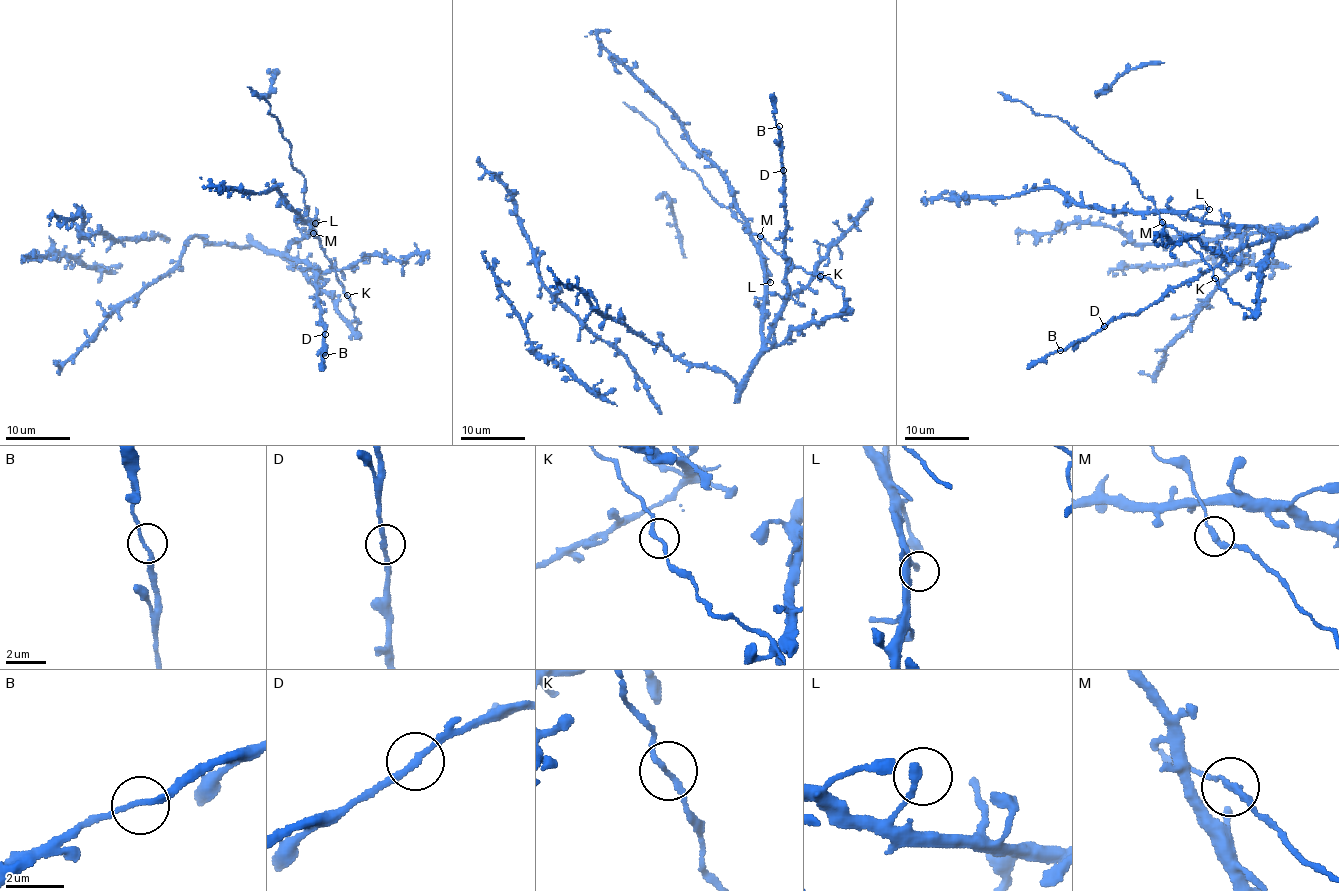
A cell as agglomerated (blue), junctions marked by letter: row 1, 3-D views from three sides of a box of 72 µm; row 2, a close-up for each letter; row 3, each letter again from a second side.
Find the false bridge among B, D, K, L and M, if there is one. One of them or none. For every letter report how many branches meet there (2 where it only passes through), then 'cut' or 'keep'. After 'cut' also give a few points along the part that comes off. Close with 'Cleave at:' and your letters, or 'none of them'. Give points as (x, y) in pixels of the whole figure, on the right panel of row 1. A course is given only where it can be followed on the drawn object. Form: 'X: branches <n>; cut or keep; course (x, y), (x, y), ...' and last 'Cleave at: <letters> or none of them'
B: branches 2; keep
D: branches 2; keep
K: branches 2; keep
L: branches 2; keep
M: branches 2; keep
Cleave at: none of them

